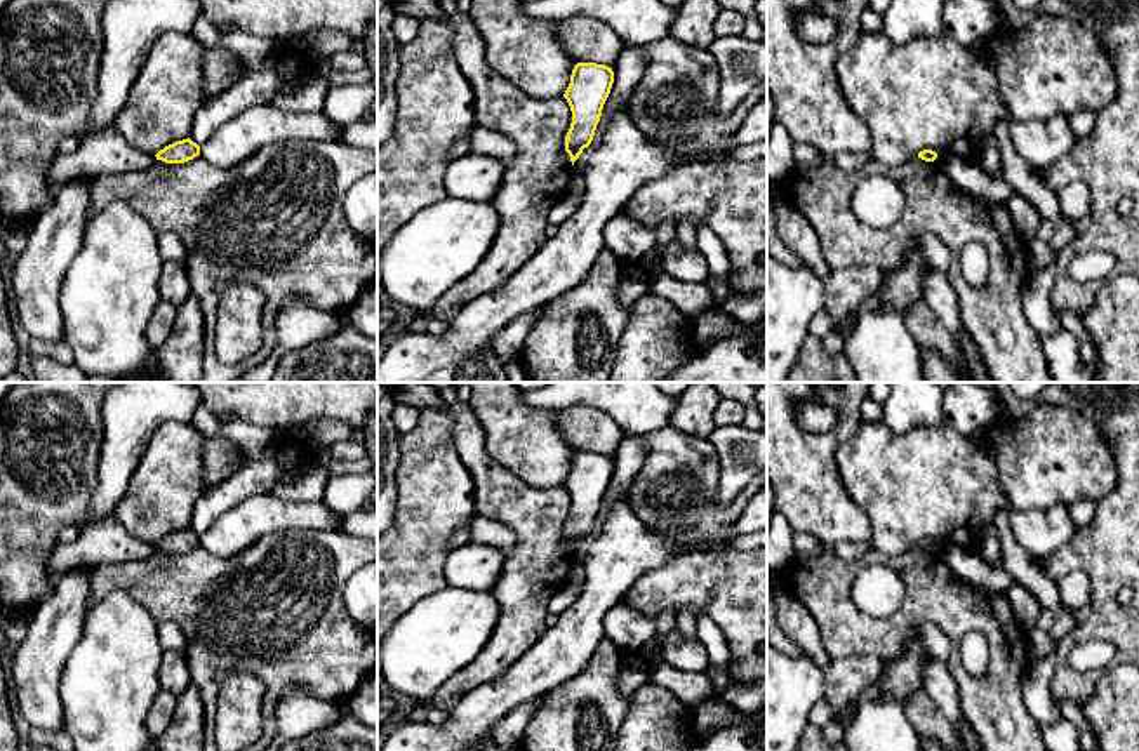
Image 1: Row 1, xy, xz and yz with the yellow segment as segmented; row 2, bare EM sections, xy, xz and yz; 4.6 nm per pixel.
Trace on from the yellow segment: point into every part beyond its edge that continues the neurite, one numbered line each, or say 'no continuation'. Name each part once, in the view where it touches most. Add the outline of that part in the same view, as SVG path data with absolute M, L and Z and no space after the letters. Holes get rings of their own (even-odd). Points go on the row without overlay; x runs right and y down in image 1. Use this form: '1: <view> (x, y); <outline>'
no continuation

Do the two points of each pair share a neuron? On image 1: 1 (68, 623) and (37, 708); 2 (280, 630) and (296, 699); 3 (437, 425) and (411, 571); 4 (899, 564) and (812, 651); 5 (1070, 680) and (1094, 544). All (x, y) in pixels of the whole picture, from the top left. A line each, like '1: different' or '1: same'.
1: same
2: different
3: same
4: different
5: same

